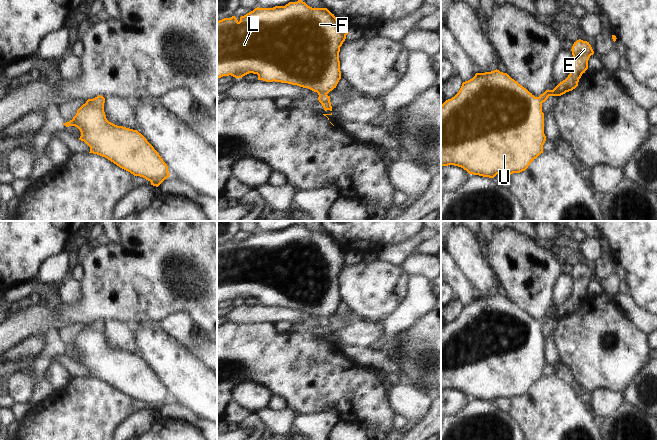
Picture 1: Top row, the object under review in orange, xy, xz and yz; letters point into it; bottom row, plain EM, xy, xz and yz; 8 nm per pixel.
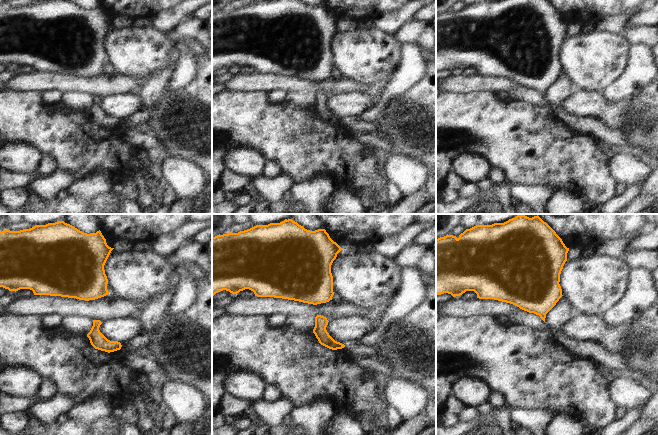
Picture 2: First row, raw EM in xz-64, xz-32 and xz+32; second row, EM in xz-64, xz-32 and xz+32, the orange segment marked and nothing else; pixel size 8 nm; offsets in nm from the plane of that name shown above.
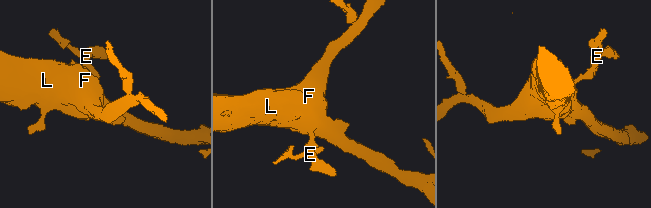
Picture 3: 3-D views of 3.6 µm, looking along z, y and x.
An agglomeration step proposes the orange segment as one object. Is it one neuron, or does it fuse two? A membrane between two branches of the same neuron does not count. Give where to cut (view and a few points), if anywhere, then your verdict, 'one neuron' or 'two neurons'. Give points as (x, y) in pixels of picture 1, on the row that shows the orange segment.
no cut; one neuron

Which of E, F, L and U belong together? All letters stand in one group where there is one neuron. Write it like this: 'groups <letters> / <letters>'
groups E F L U

